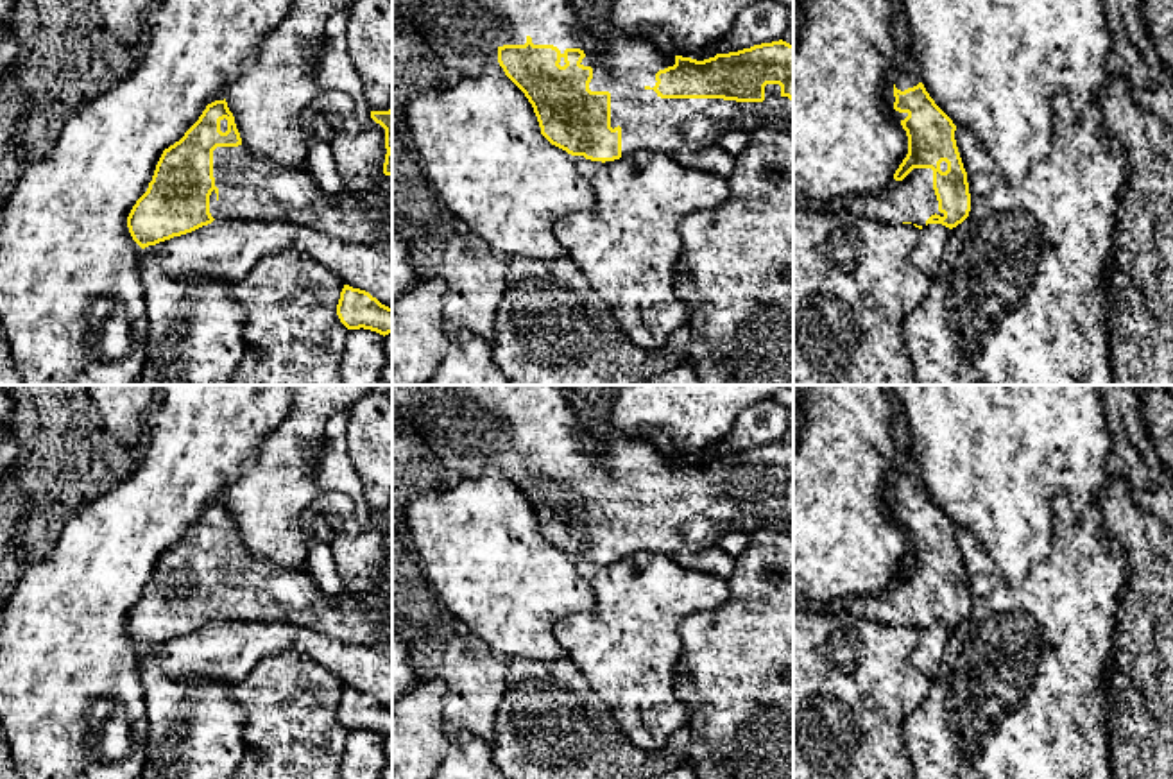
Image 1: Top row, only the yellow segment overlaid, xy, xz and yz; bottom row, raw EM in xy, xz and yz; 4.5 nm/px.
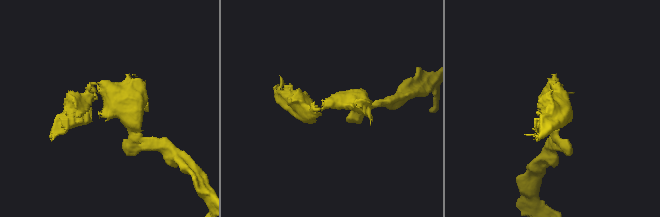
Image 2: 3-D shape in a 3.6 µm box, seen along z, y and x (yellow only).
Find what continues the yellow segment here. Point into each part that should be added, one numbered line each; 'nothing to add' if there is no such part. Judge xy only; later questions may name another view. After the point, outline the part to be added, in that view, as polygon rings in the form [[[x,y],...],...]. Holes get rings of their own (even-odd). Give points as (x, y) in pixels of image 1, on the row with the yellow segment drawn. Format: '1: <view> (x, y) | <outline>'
1: xy (249, 188) | [[[238,145],[213,150],[213,177],[215,220],[283,220],[369,247],[383,233],[392,235],[392,175],[383,175],[380,190],[367,199],[347,188],[328,195],[308,167],[288,168]]]

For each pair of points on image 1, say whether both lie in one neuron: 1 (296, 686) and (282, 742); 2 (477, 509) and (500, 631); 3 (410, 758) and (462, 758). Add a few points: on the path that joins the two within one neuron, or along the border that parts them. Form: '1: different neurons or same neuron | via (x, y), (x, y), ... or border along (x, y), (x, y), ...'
1: same neuron | via (291, 701), (291, 727)
2: same neuron | via (480, 539), (488, 563), (500, 577), (500, 600)
3: different neurons | border along (450, 742), (443, 760)

